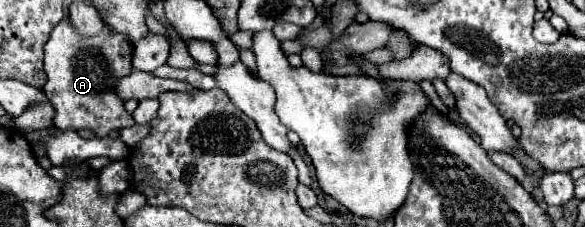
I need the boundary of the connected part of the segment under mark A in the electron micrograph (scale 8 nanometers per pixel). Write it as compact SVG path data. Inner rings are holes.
M64 16L44 44L44 68L48 74L44 94L54 104L52 124L64 132L88 128L98 138L108 136L112 130L132 126L136 122L134 116L126 112L124 100L114 92L114 84L132 72L132 50L130 36L116 32L106 22L98 36L78 36L70 24L70 16Z

